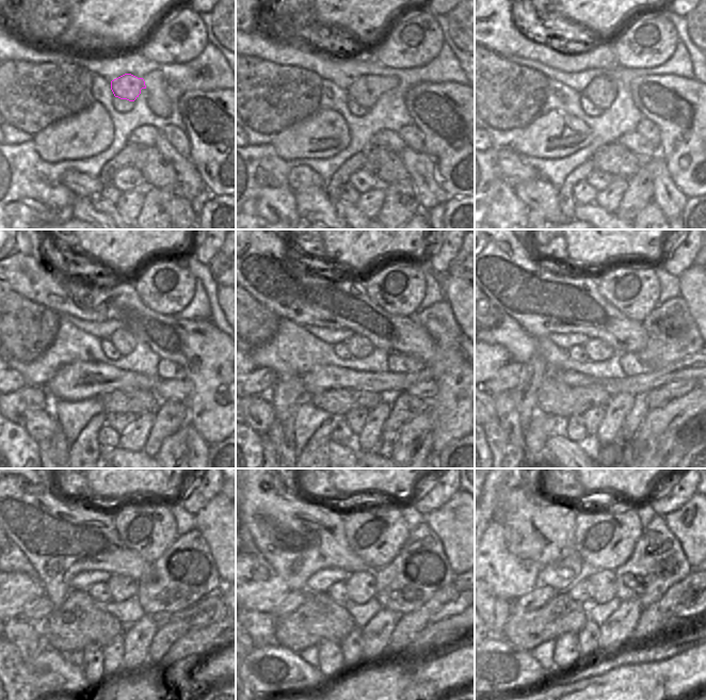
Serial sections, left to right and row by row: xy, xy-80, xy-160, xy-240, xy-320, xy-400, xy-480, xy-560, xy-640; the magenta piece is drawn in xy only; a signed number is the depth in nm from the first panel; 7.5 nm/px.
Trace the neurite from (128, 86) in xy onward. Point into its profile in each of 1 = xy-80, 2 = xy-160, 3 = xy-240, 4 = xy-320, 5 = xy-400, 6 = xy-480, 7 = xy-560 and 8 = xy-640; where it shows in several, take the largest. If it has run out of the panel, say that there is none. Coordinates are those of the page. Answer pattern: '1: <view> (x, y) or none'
1: xy-80 (366, 91)
2: xy-160 (602, 92)
3: xy-240 (123, 339)
4: xy-320 (358, 346)
5: xy-400 (596, 350)
6: xy-480 (121, 587)
7: xy-560 (360, 585)
8: xy-640 (603, 583)

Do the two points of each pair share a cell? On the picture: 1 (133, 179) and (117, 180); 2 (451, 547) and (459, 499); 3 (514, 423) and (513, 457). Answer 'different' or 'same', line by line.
1: same
2: same
3: different

